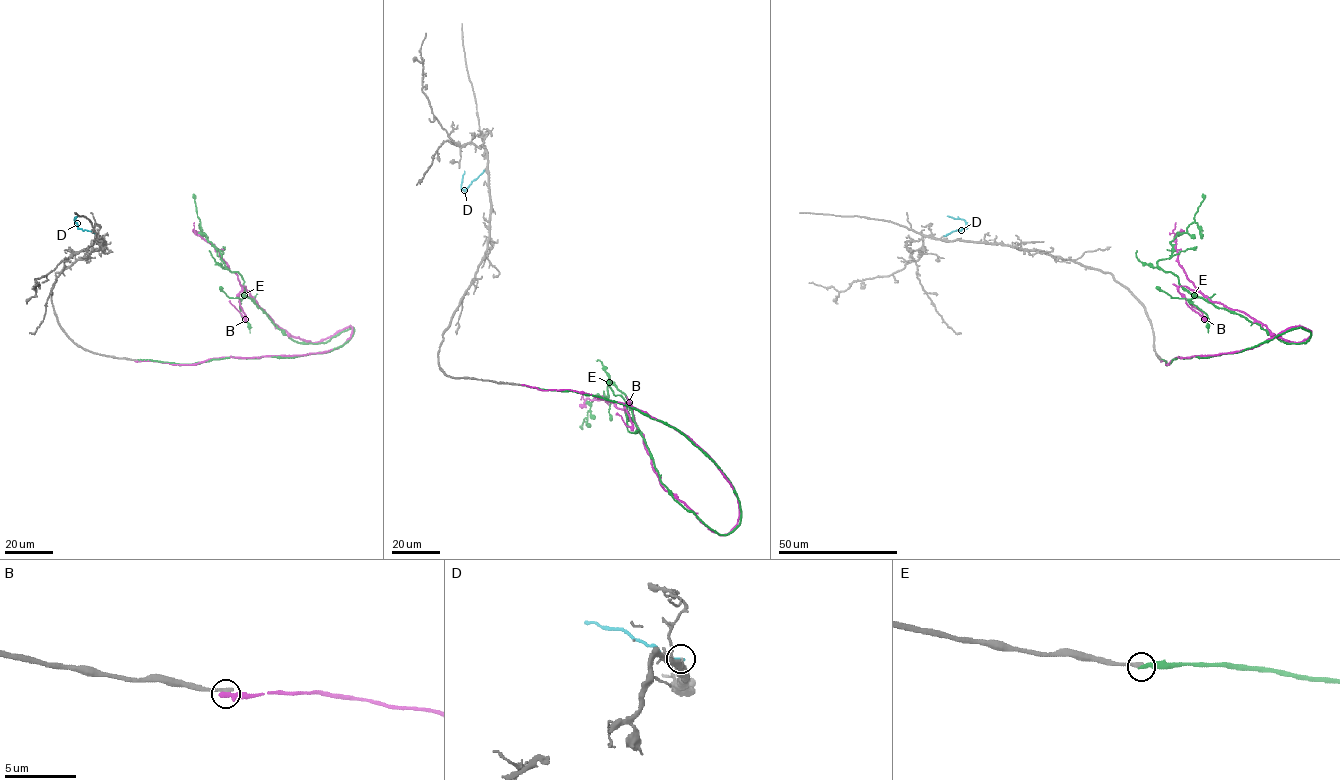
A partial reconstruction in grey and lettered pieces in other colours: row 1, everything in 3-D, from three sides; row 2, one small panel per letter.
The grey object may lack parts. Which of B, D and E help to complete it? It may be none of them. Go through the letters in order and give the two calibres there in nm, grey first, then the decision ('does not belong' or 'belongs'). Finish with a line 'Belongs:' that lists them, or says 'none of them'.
B: 340 nm thick on the grey side, 360 nm on the other; does not belong
D: 110 nm thick on the grey side, 240 nm on the other; does not belong
E: 320 nm thick on the grey side, 320 nm on the other; belongs
Belongs: E

